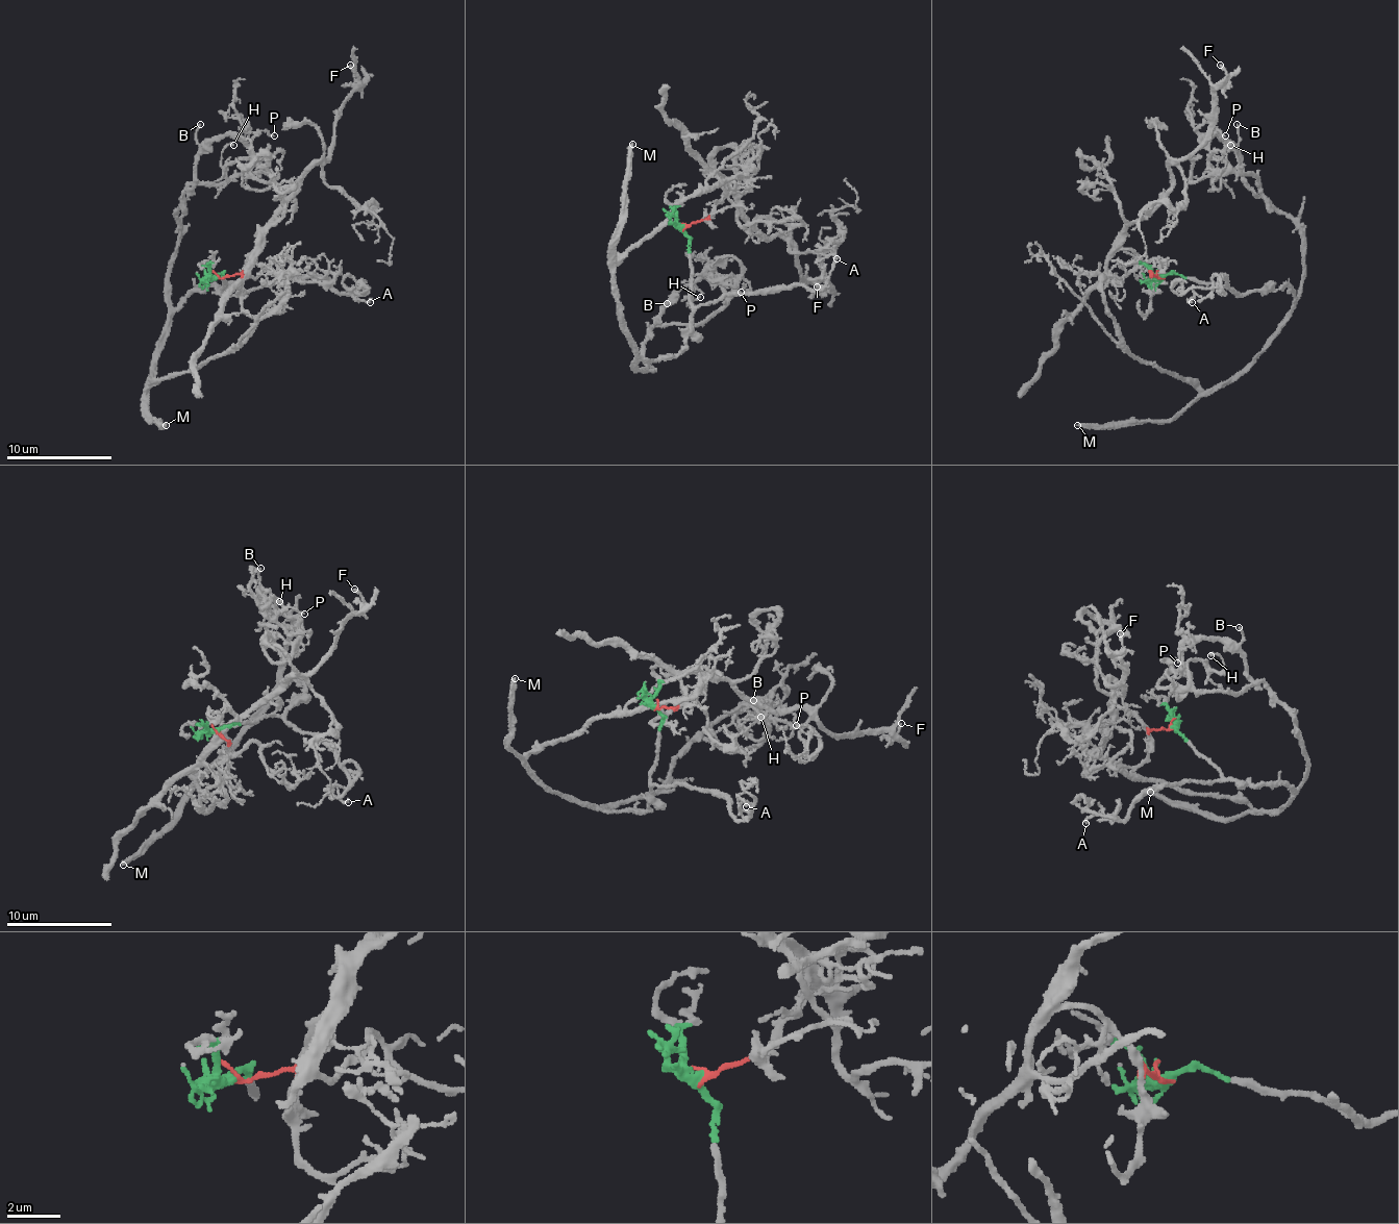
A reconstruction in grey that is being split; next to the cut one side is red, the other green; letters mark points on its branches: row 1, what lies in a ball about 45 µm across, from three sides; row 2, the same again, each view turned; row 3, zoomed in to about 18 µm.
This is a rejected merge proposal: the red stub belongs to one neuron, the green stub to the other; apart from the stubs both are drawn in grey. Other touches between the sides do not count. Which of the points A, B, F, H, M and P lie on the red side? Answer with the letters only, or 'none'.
F

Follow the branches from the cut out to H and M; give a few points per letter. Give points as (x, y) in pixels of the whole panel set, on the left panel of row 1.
H: (215, 276), (226, 292), (170, 303), (189, 186), (260, 168), (244, 157), (223, 171), (233, 144)
M: (215, 276), (223, 276), (226, 292), (202, 286), (178, 308), (152, 371), (147, 408), (152, 419), (165, 424)

